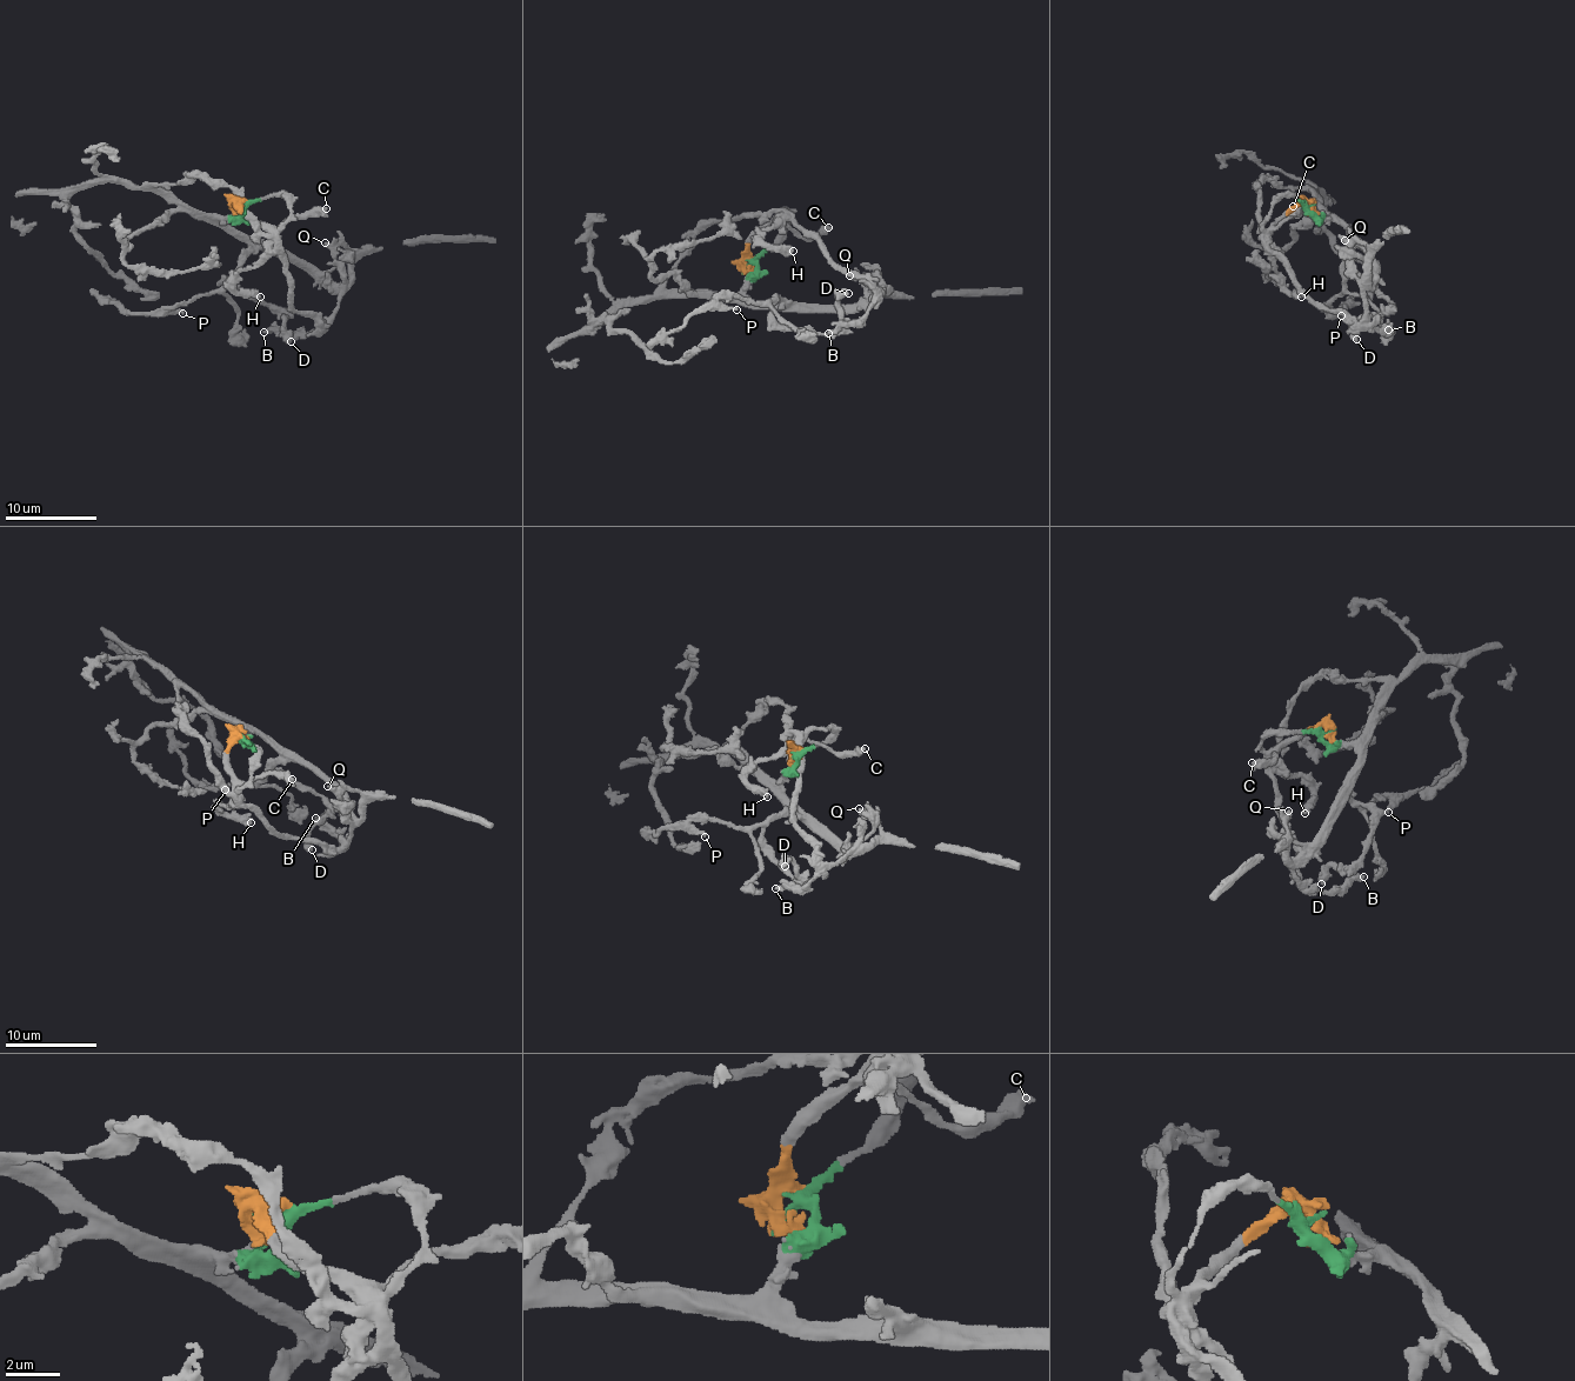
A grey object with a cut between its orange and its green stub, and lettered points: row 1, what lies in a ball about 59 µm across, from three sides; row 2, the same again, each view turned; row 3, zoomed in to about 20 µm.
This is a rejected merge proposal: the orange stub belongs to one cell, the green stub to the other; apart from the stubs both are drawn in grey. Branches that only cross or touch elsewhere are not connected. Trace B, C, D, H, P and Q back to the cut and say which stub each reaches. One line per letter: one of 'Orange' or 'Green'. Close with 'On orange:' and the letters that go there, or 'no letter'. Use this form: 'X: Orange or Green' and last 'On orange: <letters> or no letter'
B: Orange
C: Orange
D: Green
H: Orange
P: Green
Q: Green
On orange: B, C, H

